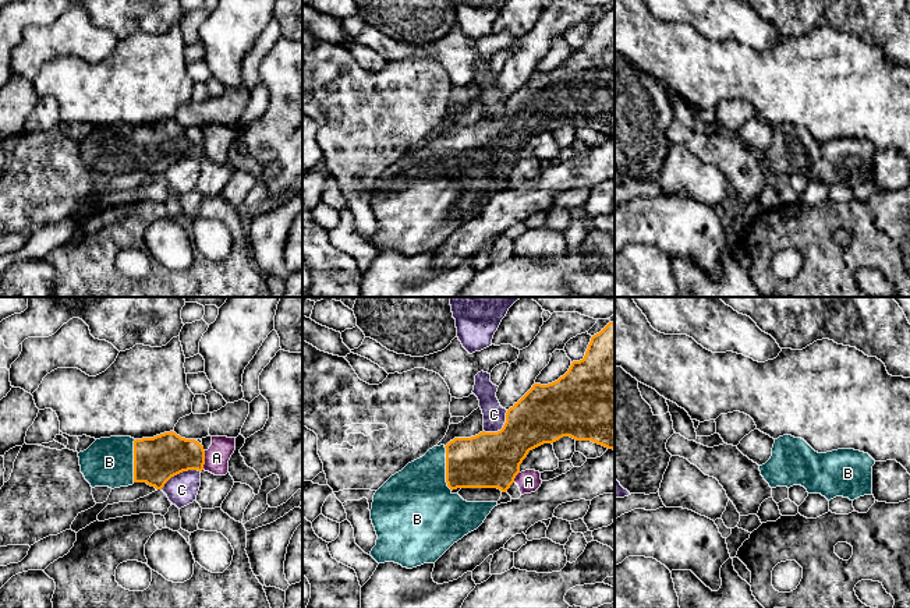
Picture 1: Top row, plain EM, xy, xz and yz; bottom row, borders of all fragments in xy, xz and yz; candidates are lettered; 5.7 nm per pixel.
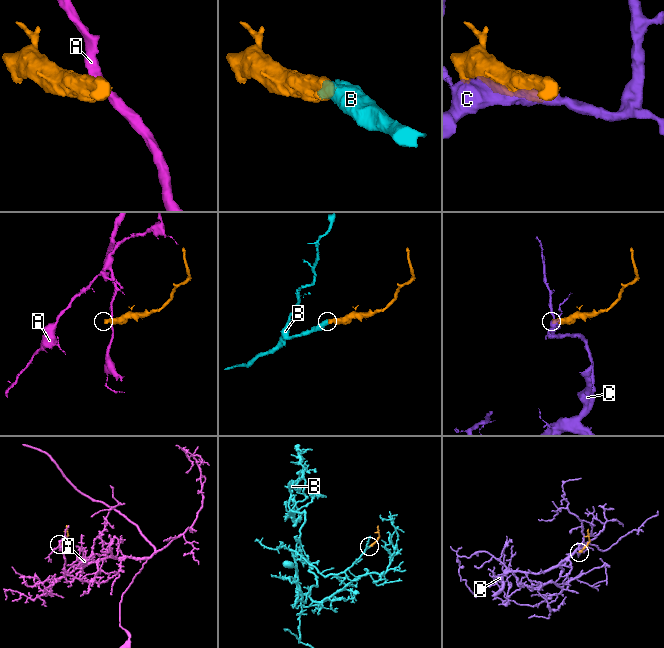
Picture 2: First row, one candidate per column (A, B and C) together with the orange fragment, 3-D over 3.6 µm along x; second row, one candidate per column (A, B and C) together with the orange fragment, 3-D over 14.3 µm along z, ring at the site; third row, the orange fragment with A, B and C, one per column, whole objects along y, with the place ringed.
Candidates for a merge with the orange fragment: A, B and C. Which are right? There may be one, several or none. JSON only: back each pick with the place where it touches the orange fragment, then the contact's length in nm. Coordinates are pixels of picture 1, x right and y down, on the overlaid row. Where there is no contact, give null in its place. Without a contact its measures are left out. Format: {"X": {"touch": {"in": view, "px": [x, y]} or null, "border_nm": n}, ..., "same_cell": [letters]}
{"B": {"touch": {"in": "xz", "px": [446, 469]}, "border_nm": 260}, "same_cell": ["B"]}

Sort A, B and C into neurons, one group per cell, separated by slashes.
A / B / C

